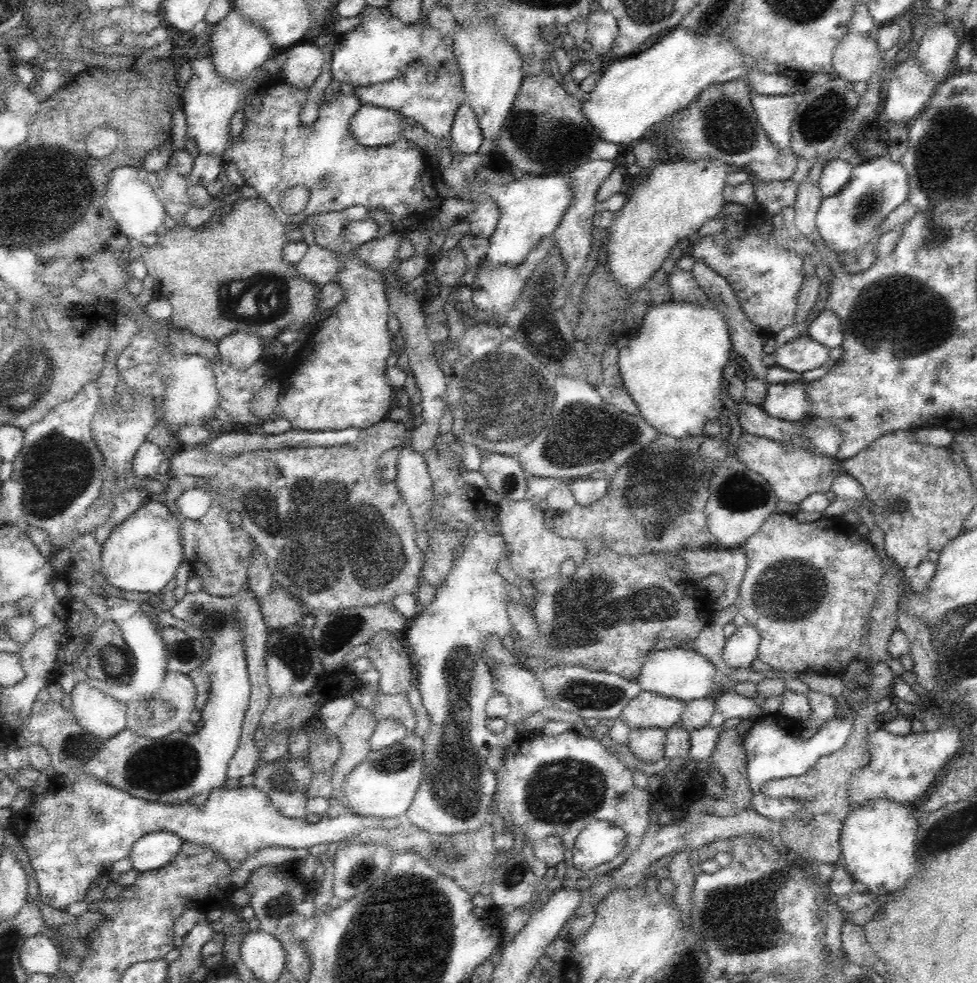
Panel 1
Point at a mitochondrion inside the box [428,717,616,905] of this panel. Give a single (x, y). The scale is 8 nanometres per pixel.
(561, 791)

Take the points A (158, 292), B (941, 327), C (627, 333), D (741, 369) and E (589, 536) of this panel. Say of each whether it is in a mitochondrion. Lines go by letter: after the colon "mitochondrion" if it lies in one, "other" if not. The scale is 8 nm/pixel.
A: other
B: mitochondrion
C: other
D: other
E: other

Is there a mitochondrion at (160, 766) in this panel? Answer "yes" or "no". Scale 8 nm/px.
yes

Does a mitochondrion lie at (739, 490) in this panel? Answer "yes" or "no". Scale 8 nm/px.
yes

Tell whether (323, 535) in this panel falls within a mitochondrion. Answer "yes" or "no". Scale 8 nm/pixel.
yes

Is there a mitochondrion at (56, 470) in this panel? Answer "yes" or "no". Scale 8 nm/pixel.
yes

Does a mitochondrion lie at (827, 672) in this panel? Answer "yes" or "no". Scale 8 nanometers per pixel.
no

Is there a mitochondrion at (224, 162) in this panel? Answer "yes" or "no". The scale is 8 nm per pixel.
no

